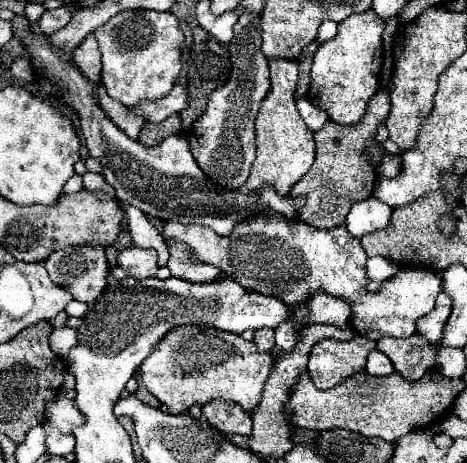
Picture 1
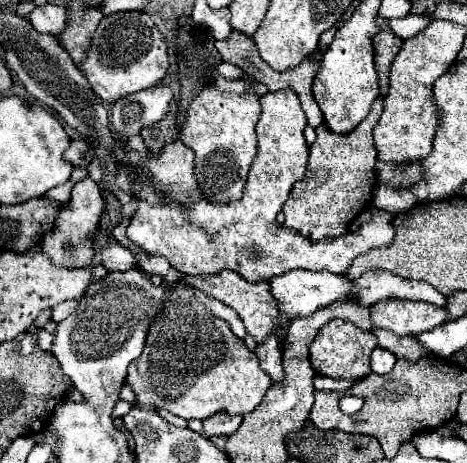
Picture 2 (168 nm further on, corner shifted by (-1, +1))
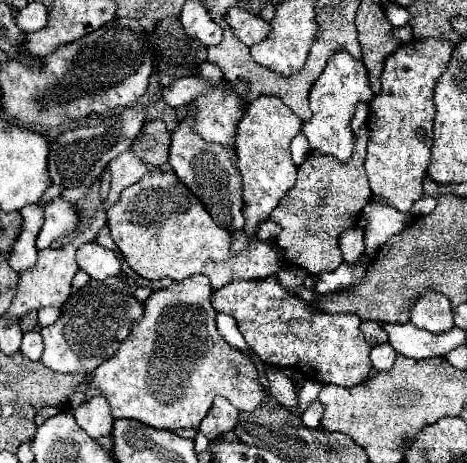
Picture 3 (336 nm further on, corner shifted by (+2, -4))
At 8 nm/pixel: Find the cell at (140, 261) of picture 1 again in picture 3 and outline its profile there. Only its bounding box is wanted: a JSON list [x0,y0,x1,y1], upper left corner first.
[76,243,120,281]

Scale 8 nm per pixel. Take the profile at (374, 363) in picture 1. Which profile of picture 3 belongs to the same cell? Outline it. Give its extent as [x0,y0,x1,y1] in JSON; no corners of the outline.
[370,343,396,371]

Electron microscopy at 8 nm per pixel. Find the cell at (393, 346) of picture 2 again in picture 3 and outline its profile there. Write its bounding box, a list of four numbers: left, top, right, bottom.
[360,321,388,347]

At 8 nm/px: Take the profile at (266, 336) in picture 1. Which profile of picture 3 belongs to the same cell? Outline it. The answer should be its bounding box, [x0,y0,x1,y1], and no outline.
[264,367,298,411]

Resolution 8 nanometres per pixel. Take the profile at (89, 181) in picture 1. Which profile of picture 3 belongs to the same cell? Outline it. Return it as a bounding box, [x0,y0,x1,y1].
[36,195,82,249]

